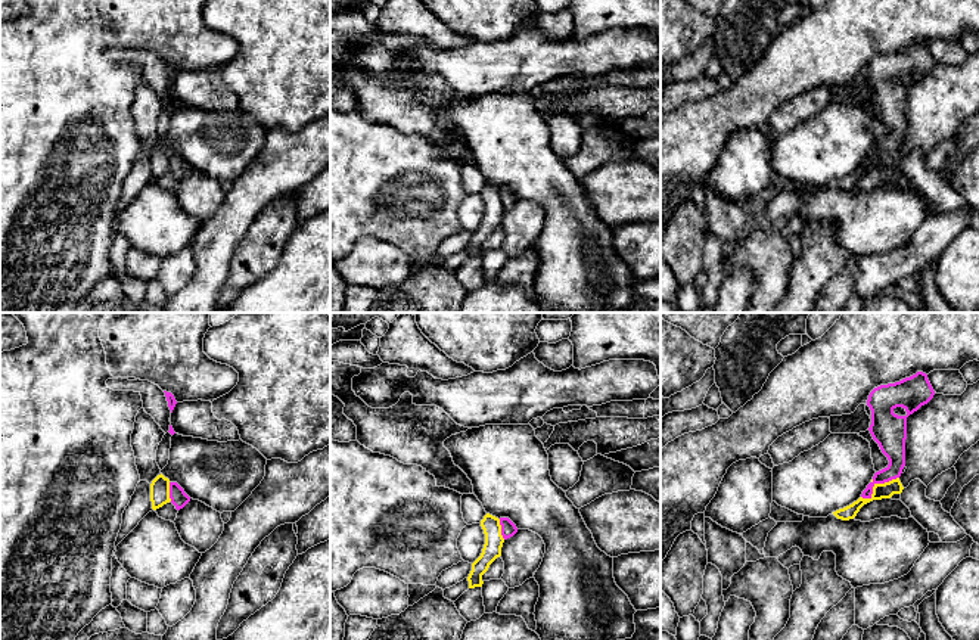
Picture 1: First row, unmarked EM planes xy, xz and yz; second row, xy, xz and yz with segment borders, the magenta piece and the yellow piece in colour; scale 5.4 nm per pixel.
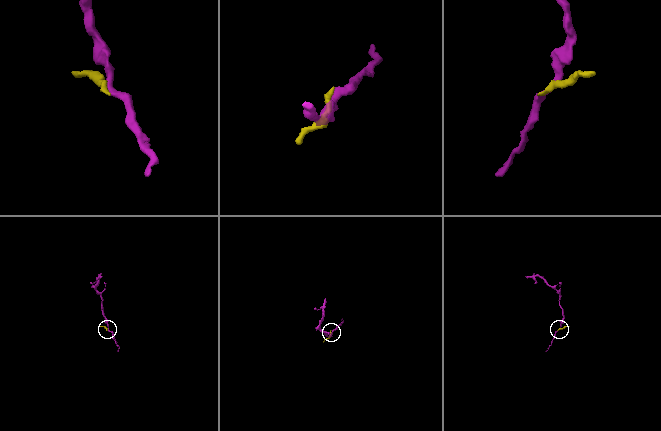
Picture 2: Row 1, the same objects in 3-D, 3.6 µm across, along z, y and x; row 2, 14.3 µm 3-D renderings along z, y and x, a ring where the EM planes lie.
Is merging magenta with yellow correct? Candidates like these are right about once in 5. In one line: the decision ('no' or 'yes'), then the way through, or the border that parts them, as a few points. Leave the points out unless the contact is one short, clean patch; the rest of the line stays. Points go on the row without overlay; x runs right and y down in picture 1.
no; border yz (898, 146), (878, 152), (869, 167), (861, 167)

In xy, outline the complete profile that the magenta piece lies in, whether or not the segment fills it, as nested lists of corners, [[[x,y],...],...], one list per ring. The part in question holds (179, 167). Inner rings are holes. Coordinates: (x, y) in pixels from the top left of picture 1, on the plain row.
[[[170,152],[170,168],[177,180],[183,178],[190,171],[190,167],[177,152]]]

